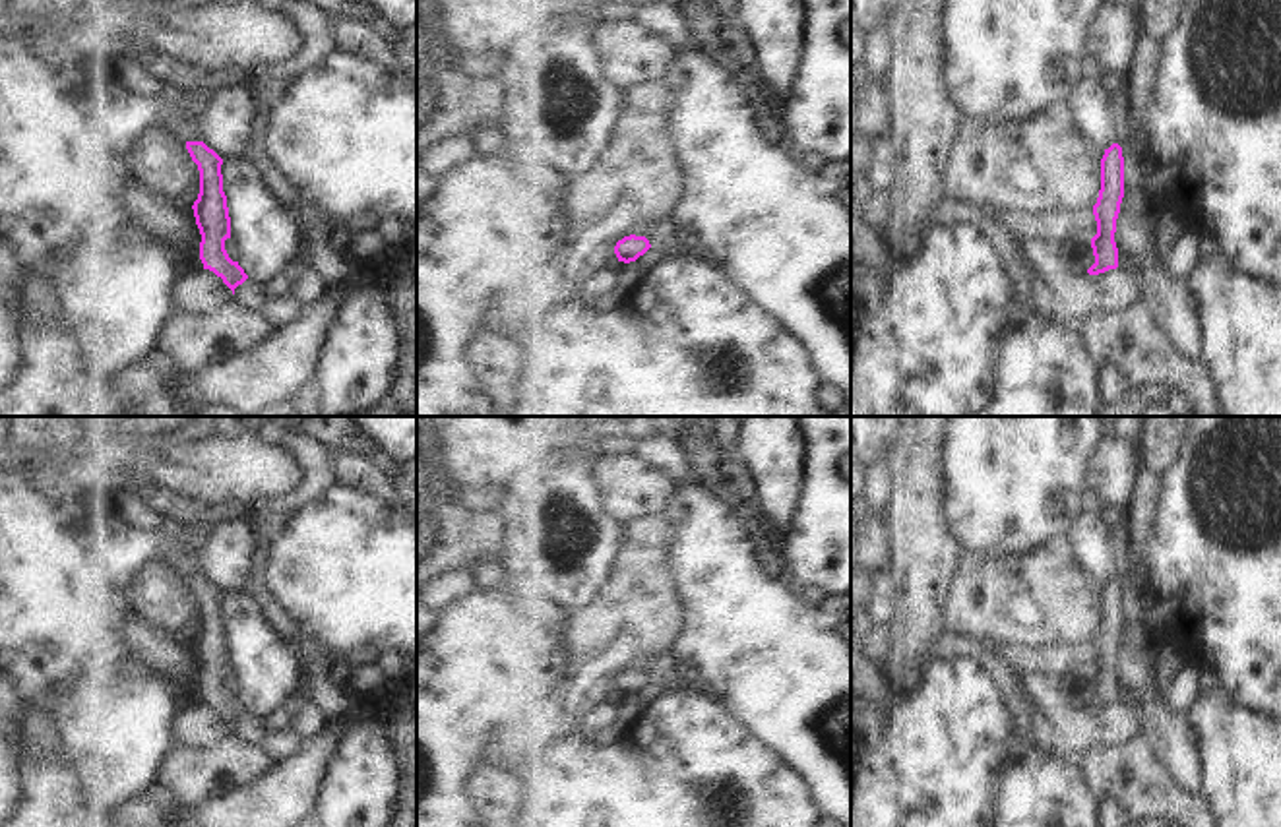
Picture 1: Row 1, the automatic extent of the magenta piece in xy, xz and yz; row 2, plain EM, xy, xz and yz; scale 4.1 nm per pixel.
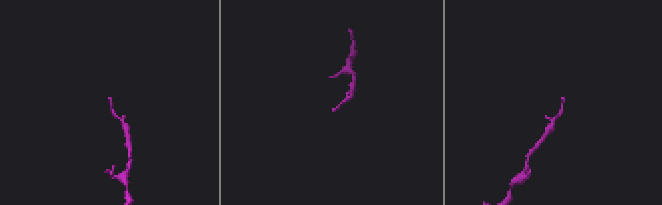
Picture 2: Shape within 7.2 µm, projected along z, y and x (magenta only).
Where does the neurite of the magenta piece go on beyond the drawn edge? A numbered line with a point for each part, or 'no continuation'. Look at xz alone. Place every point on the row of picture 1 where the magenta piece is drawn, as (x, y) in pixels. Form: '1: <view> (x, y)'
no continuation

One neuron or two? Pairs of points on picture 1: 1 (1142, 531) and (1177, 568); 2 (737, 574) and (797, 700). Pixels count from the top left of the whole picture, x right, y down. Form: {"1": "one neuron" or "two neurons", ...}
{"1": "two neurons", "2": "one neuron"}

